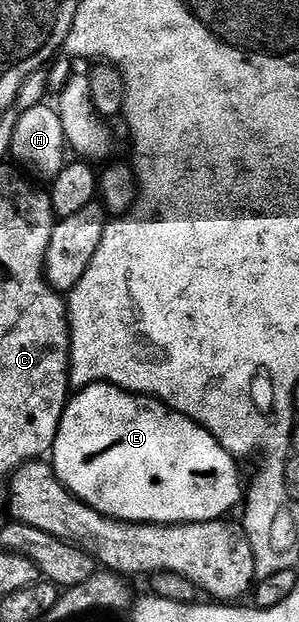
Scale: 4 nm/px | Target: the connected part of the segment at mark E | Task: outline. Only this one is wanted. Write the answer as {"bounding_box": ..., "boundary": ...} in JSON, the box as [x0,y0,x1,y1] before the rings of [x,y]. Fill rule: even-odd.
{"bounding_box":[53,382,245,522],"boundary":[[[96,382],[94,385],[82,387],[76,394],[79,395],[76,398],[74,395],[68,401],[67,411],[63,414],[59,425],[59,435],[53,451],[53,465],[55,475],[60,482],[75,497],[93,507],[94,510],[100,510],[109,518],[120,518],[122,522],[212,522],[215,518],[230,515],[230,510],[244,501],[245,478],[243,482],[242,476],[239,475],[239,466],[231,455],[234,453],[220,439],[213,437],[204,426],[198,426],[193,419],[170,410],[166,404],[154,396],[134,394],[128,390],[122,390],[119,386],[112,386],[110,382]]]}

